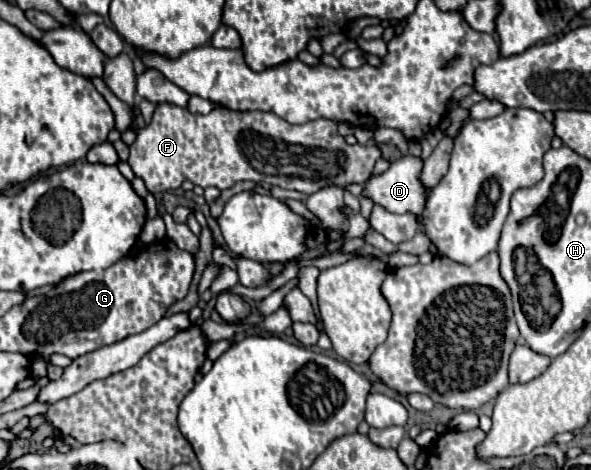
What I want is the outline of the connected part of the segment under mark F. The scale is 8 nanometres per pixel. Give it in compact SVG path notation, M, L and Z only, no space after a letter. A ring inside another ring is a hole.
M156 104L152 122L146 128L134 128L136 140L130 146L130 166L136 176L146 182L146 188L152 194L168 192L180 188L184 180L198 184L202 188L214 186L218 190L232 188L240 180L264 182L268 186L278 186L286 190L298 190L302 194L314 194L324 186L336 184L346 186L348 182L364 184L380 158L376 144L346 144L338 134L336 124L326 118L318 118L306 124L290 124L274 112L234 112L226 106L216 106L208 114L192 114L186 108L174 104Z

